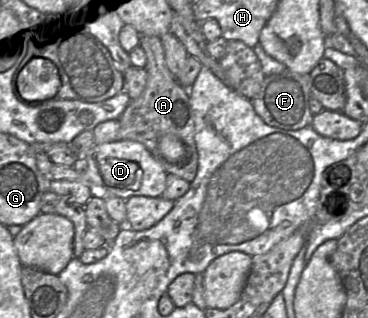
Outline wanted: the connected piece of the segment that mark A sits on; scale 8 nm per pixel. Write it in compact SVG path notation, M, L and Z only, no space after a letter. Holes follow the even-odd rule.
M141 35L140 46L146 53L147 82L142 94L130 101L120 116L119 140L132 140L142 143L168 174L173 174L191 183L198 171L198 152L195 142L195 116L190 102L189 88L179 84L167 67L164 48L159 36ZM166 134L179 137L186 147L185 158L179 163L168 162L160 153L159 140Z

